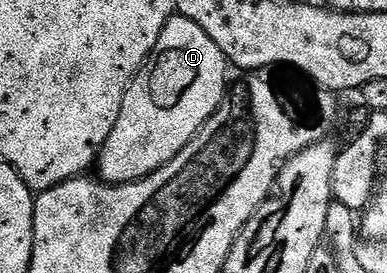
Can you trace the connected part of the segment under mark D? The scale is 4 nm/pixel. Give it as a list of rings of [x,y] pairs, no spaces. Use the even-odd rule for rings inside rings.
[[[171,16],[154,52],[124,94],[120,118],[98,152],[97,175],[107,184],[131,184],[172,162],[226,99],[226,68],[226,55],[196,22]]]

